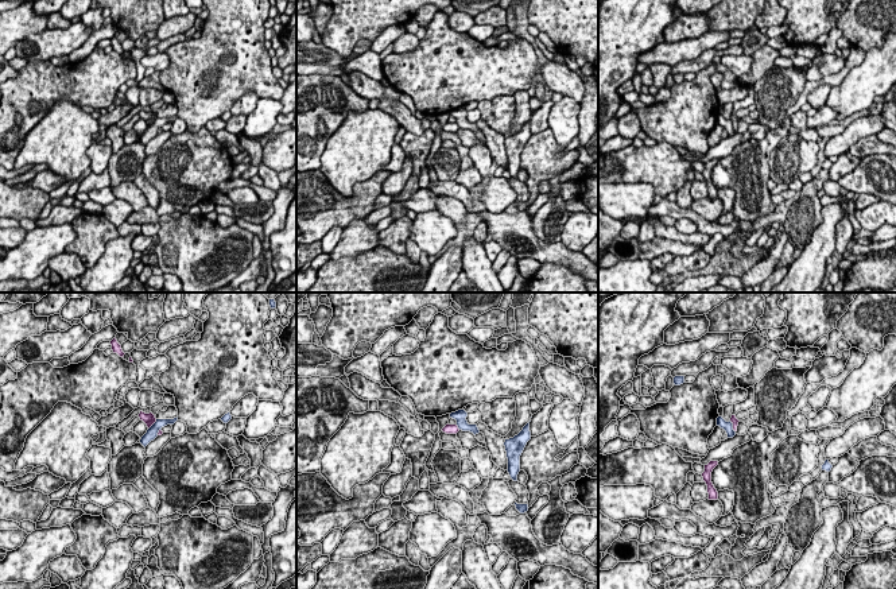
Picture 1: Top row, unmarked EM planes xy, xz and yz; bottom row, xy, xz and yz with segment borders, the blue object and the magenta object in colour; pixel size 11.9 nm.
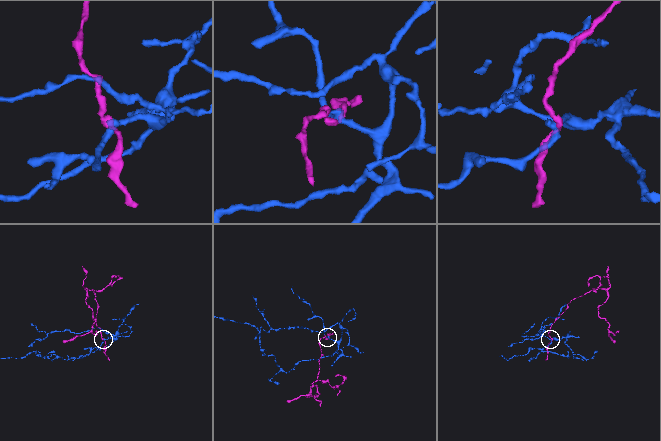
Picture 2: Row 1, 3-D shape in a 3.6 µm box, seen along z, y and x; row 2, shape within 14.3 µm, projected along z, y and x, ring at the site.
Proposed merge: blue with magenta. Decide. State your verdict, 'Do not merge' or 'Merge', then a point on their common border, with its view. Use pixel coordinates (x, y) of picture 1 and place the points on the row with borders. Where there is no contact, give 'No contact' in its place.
Do not merge. Touches blue at xy (152, 425)

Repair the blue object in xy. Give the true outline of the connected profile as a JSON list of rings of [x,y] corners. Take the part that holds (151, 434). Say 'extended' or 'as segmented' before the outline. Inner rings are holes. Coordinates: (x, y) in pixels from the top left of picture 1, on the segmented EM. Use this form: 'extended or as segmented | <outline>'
as segmented | [[[178,416],[174,419],[156,419],[156,422],[147,430],[141,437],[140,443],[146,447],[151,441],[158,437],[158,433],[167,425],[174,425],[178,421]]]

